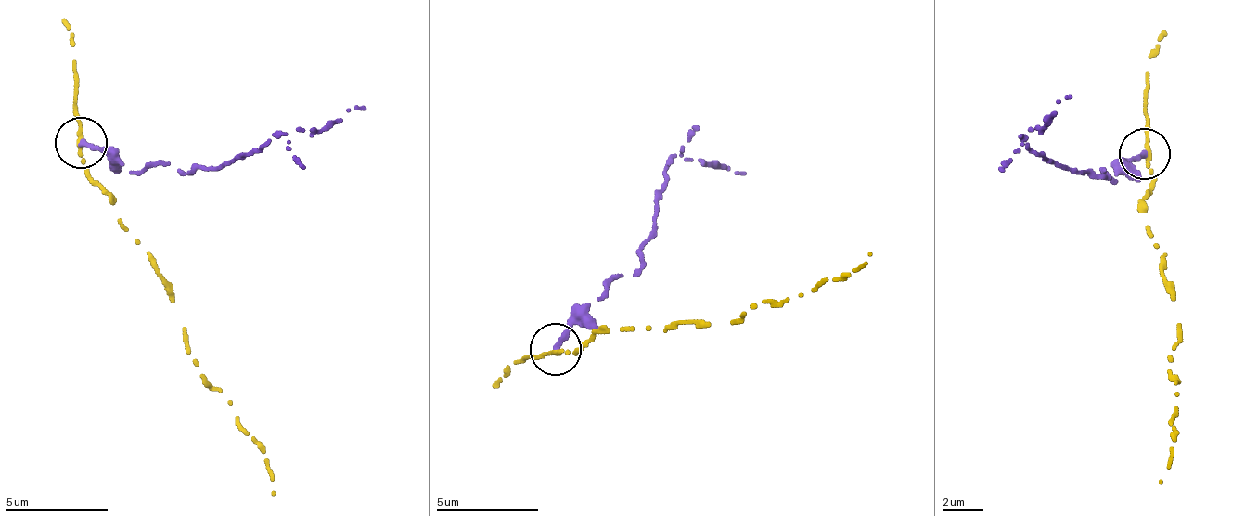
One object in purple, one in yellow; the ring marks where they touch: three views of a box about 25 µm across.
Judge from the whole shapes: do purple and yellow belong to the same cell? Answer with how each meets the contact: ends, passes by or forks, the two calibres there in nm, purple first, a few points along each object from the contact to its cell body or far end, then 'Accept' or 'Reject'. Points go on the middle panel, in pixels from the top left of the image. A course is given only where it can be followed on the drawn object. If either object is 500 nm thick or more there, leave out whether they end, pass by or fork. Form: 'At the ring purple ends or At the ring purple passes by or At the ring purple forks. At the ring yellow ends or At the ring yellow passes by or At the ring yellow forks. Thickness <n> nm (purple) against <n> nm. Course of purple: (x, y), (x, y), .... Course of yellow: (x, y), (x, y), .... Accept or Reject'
At the ring purple ends. At the ring yellow passes by. Thickness 320 nm (purple) against 200 nm. Course of purple: (556, 351), (570, 319), (599, 297), (613, 278), (641, 269), (666, 170), (673, 157), (718, 165), (744, 174). Course of yellow: (556, 351), (573, 353), (601, 331), (734, 322), (753, 303), (804, 296), (859, 271), (872, 252). Reject

